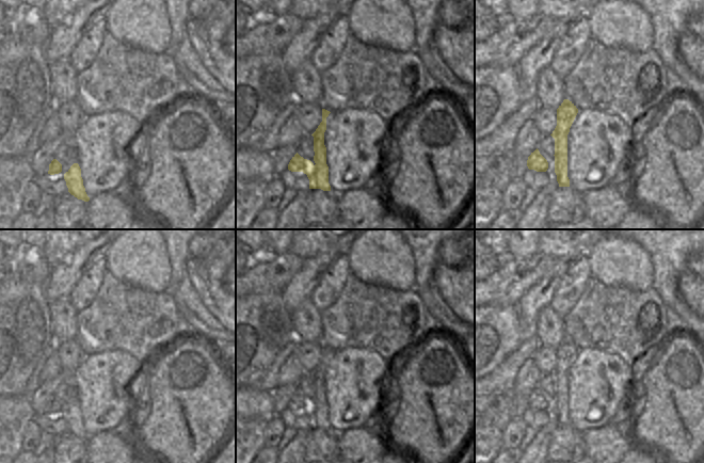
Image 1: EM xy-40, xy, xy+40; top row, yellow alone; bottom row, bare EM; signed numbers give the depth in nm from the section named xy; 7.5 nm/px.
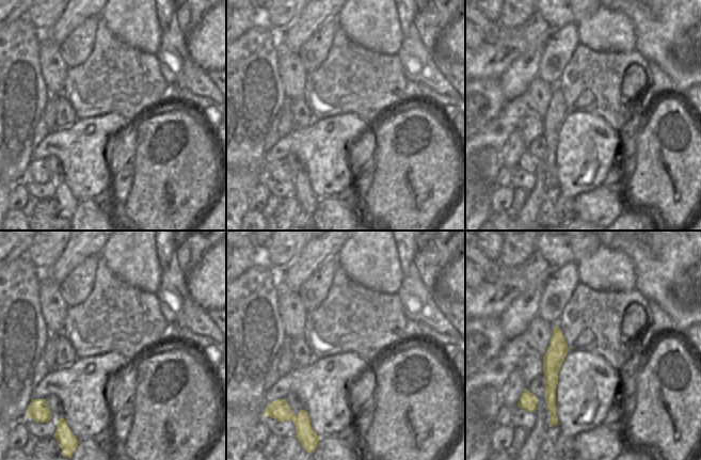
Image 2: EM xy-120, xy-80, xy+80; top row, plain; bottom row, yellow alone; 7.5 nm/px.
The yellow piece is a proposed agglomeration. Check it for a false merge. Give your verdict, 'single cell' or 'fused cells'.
fused cells

